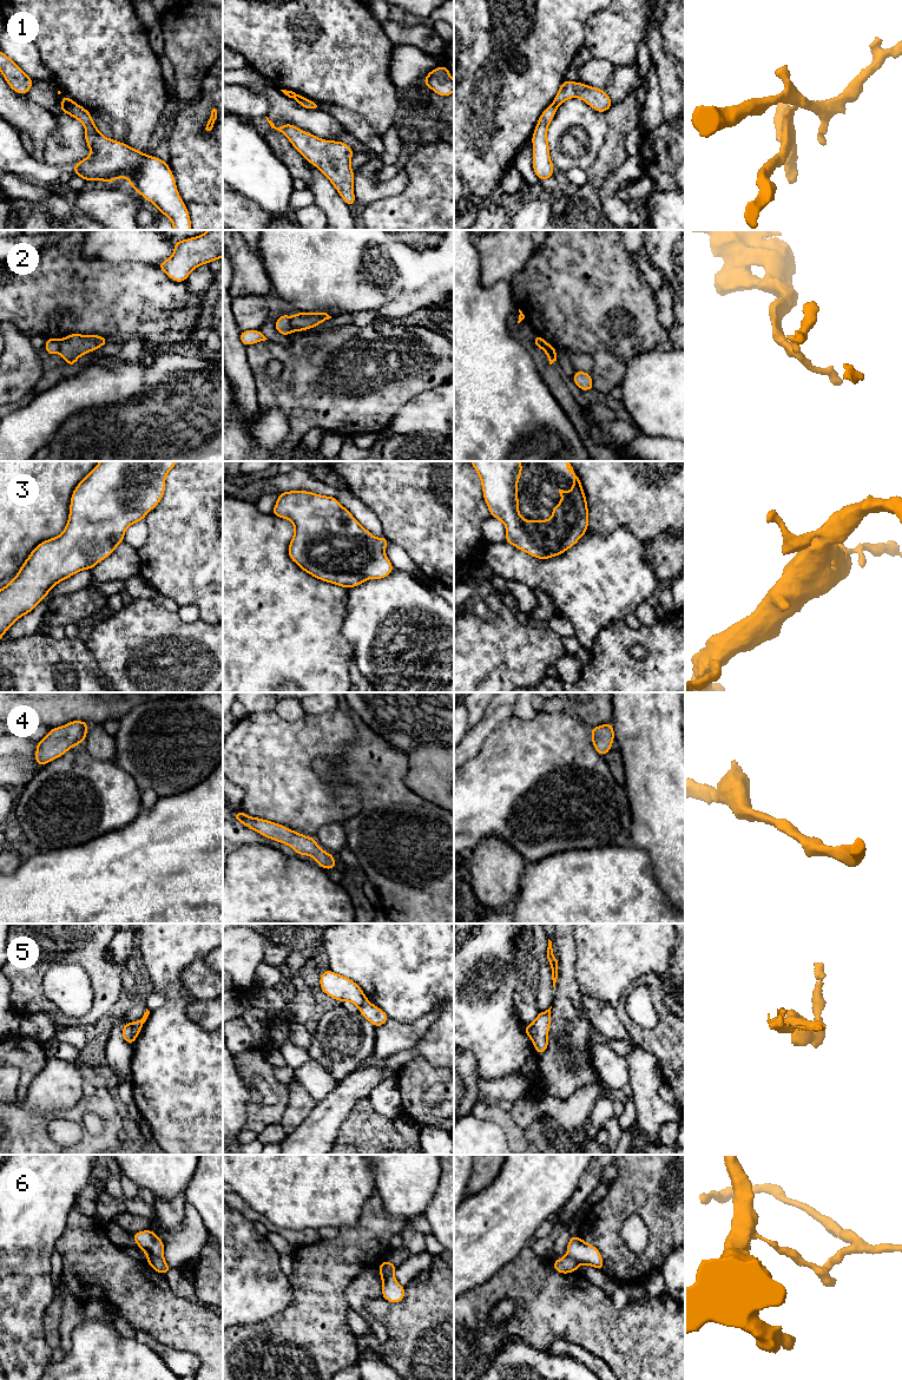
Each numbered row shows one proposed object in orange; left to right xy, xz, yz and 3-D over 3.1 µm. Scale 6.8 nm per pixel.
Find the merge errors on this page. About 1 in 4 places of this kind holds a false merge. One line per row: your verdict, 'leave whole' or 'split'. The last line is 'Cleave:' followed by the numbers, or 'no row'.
1: split
2: split
3: leave whole
4: leave whole
5: split
6: split
Cleave: 1, 2, 5, 6

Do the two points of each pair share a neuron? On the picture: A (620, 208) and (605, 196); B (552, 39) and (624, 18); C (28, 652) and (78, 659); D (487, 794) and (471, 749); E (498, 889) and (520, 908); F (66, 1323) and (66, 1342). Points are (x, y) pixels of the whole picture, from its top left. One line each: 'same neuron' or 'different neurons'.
A: same neuron
B: different neurons
C: same neuron
D: different neurons
E: different neurons
F: same neuron

